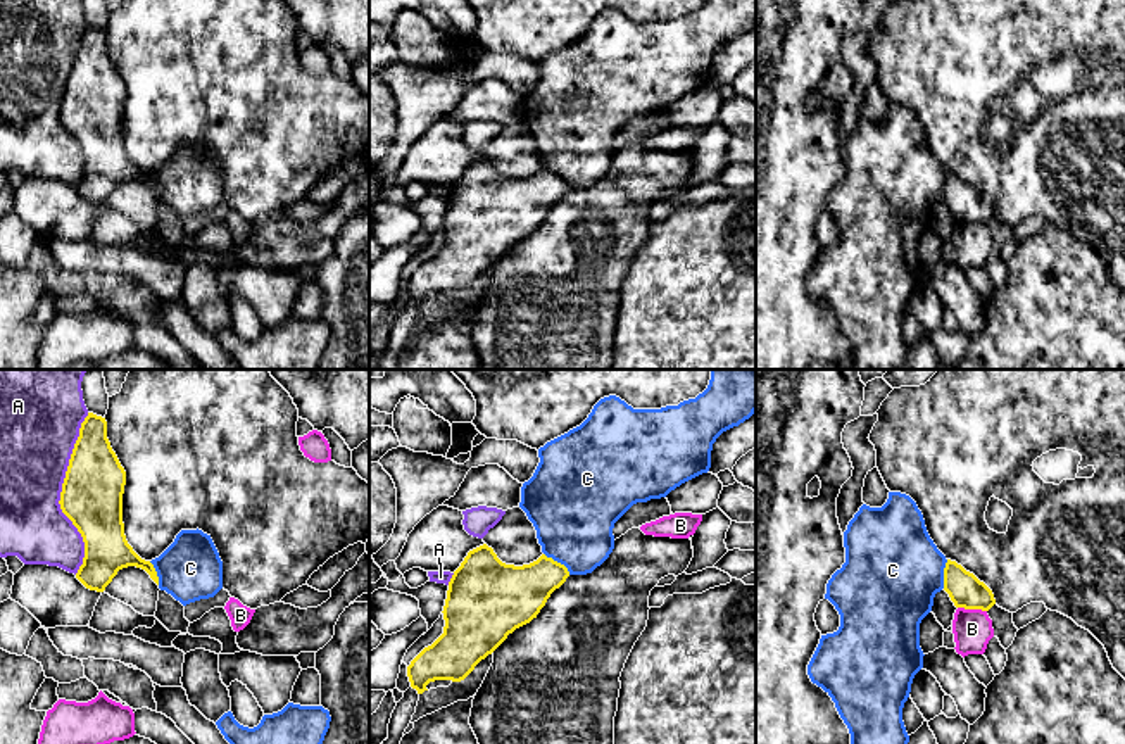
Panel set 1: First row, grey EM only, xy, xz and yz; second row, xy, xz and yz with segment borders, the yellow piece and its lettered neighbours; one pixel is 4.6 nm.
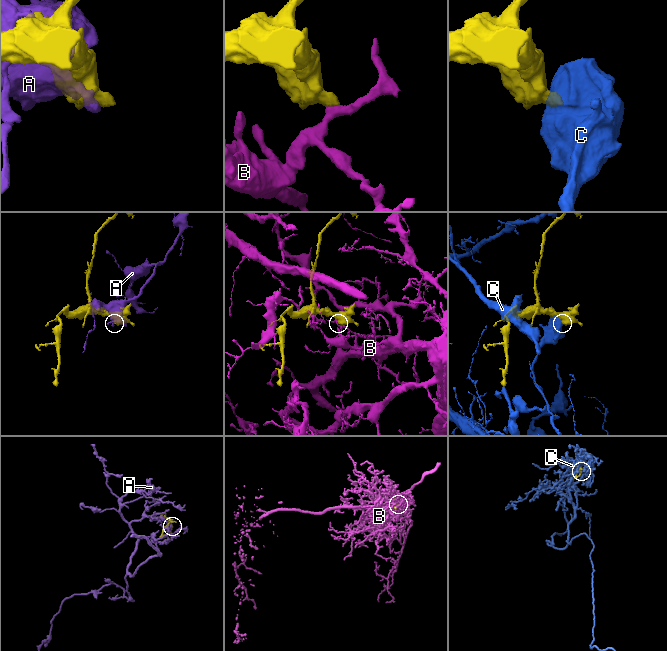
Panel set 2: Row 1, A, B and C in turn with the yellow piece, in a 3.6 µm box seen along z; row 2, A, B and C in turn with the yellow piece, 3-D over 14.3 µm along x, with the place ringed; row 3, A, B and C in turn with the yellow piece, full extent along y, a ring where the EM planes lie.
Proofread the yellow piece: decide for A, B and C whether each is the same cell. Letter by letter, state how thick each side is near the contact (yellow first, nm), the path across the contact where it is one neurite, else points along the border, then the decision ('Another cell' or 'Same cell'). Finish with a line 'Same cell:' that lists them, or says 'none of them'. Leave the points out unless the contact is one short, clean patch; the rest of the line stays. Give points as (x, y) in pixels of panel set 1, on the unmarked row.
A: Thickness 280 nm (yellow) against 340 nm. Another cell
B: Thickness 160 nm (yellow) against 180 nm. Boundary: yz (958, 220), (986, 225). Another cell
C: Thickness 280 nm (yellow) against 400 nm. Same cell
Same cell: C

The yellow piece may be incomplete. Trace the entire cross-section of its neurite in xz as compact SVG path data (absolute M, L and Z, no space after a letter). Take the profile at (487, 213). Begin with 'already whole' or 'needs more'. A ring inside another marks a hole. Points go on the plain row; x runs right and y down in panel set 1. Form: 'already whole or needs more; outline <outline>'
needs more; outline M707 0L695 12L661 22L633 22L616 9L600 12L588 31L568 47L538 62L540 76L521 100L519 121L537 143L542 169L523 180L502 176L487 157L468 166L454 185L443 219L443 247L424 261L407 280L411 300L423 307L435 293L464 293L475 280L492 268L509 247L530 236L550 207L569 188L587 188L600 180L614 162L614 136L637 116L666 110L682 97L707 86L716 52L756 26L756 0Z

